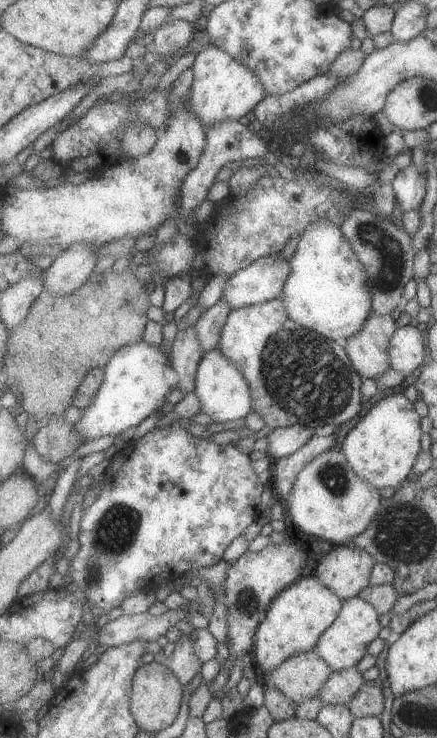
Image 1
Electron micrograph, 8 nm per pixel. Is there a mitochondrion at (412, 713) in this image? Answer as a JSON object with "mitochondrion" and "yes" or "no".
{"mitochondrion":"yes"}

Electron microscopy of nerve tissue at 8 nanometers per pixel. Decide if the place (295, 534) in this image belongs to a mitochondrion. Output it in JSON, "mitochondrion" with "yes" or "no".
{"mitochondrion":"no"}

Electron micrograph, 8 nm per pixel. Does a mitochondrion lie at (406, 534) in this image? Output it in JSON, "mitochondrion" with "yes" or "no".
{"mitochondrion":"yes"}

